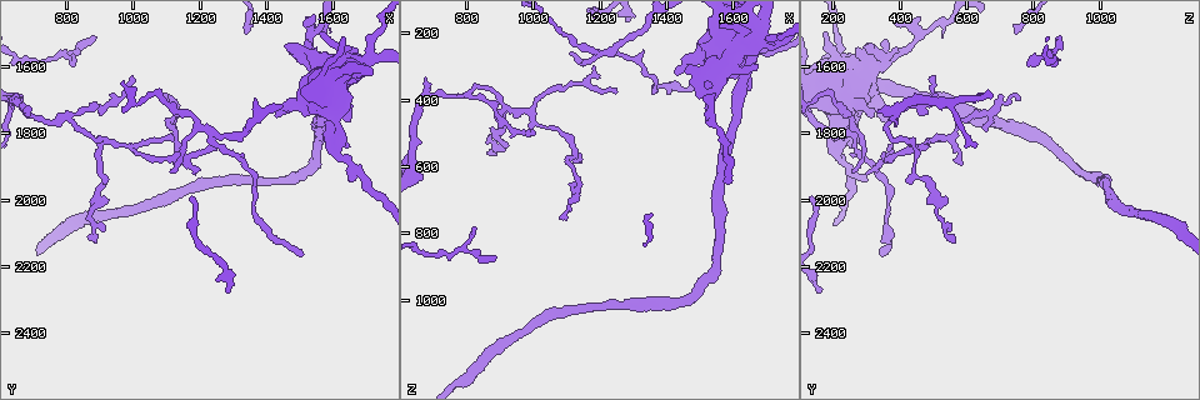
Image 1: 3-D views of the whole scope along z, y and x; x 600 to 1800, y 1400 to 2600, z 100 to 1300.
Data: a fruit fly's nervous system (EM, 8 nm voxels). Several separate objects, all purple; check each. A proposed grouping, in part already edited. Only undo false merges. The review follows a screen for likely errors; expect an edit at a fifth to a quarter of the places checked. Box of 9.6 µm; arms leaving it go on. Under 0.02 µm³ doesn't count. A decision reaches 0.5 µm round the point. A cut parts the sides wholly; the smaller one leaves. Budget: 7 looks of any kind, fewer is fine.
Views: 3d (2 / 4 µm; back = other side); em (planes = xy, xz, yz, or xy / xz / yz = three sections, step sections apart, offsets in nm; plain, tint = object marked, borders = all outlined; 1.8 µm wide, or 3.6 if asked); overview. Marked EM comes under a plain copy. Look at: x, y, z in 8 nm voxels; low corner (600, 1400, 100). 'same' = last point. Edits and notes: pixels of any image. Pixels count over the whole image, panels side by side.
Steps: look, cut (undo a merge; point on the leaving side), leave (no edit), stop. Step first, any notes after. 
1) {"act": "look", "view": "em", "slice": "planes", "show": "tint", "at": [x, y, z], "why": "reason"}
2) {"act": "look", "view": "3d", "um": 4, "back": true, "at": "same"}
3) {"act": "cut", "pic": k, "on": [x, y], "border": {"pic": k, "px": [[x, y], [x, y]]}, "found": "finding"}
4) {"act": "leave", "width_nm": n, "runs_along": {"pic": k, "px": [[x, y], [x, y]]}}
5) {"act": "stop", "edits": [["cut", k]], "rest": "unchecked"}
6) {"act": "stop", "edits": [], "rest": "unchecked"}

{"act": "look", "view": "3d", "um": 4, "at": [830, 1740, 390], "why": "branch point"}

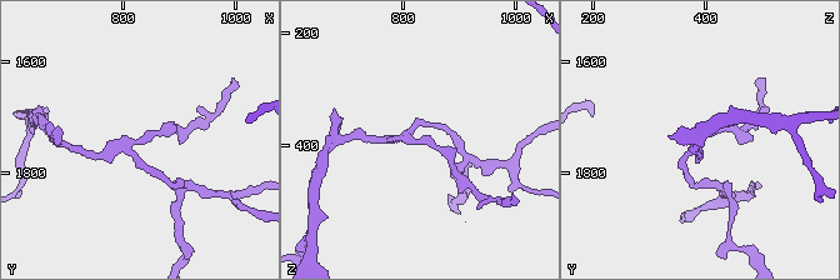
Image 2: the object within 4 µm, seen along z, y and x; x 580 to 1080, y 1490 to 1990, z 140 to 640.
{"act": "look", "view": "em", "slice": "xy", "step": 16, "show": "tint", "at": [820, 1745, 390], "arms": 3, "why": "now the EM"}

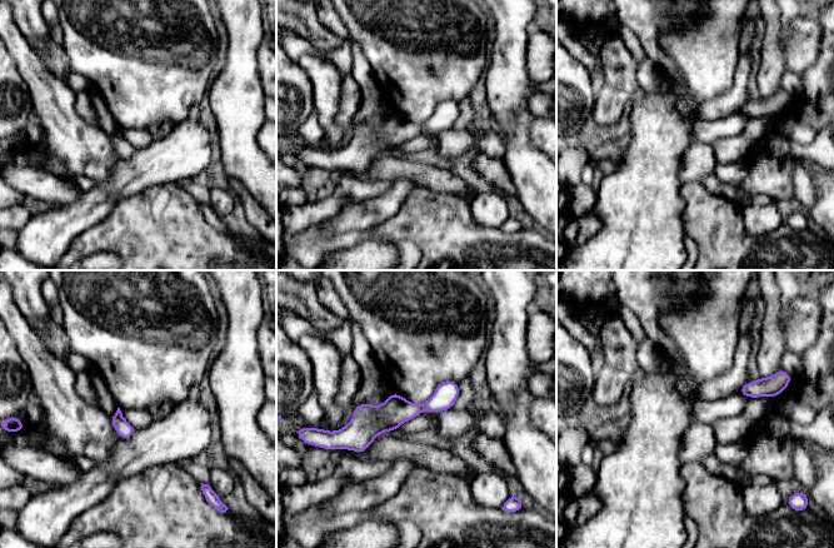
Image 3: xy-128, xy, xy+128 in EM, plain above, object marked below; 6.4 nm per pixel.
{"act": "look", "view": "em", "slice": "planes", "show": "tint", "at": "same"}

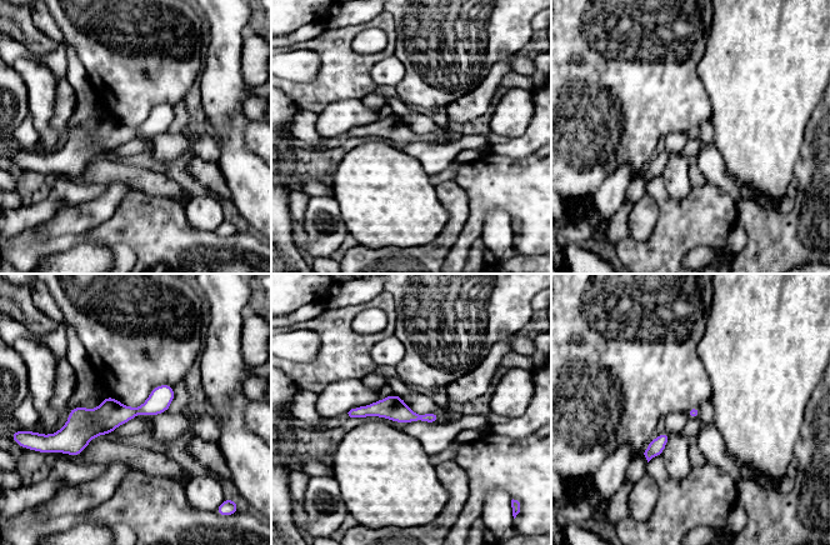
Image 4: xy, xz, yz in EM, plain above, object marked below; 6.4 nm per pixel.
{"act": "leave", "width_nm": 70, "found": "continuous, no second neuron"}

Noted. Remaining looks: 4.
{"act": "look", "view": "em", "slice": "planes", "show": "tint", "at": [1530, 1580, 350], "why": "abrupt turn"}

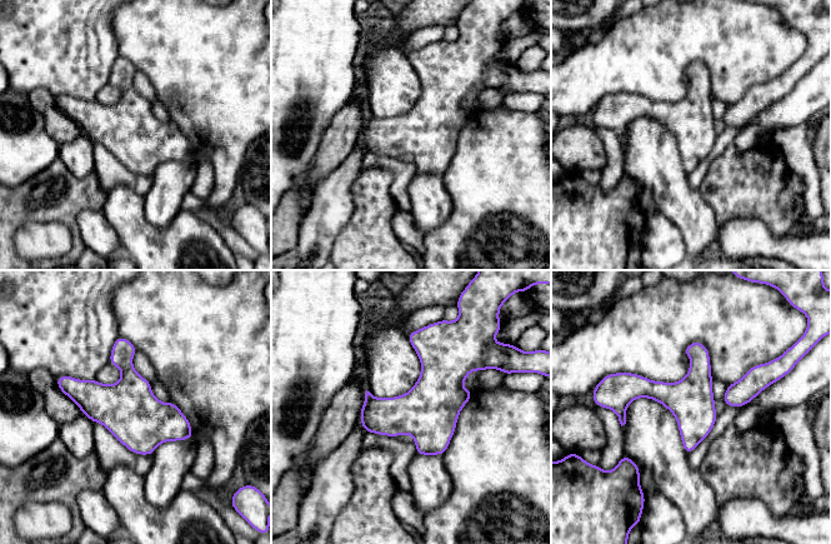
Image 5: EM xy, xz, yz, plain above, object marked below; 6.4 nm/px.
{"act": "leave", "found": "continuous, no second neuron"}

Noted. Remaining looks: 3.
{"act": "look", "view": "3d", "um": 4, "at": [1710, 1570, 220], "why": "abrupt turn"}

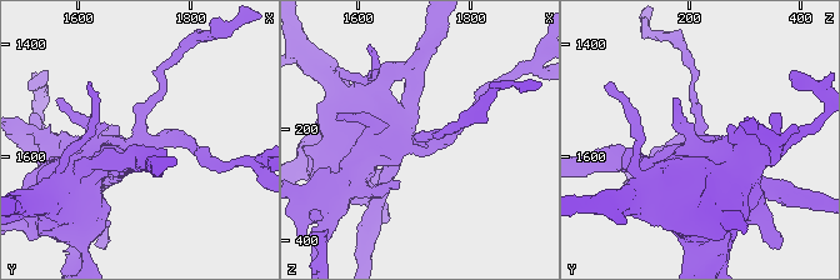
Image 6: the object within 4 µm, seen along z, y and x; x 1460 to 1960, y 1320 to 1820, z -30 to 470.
{"act": "look", "view": "em", "um": 3.6, "slice": "planes", "show": "tint", "at": [1705, 1570, 220]}

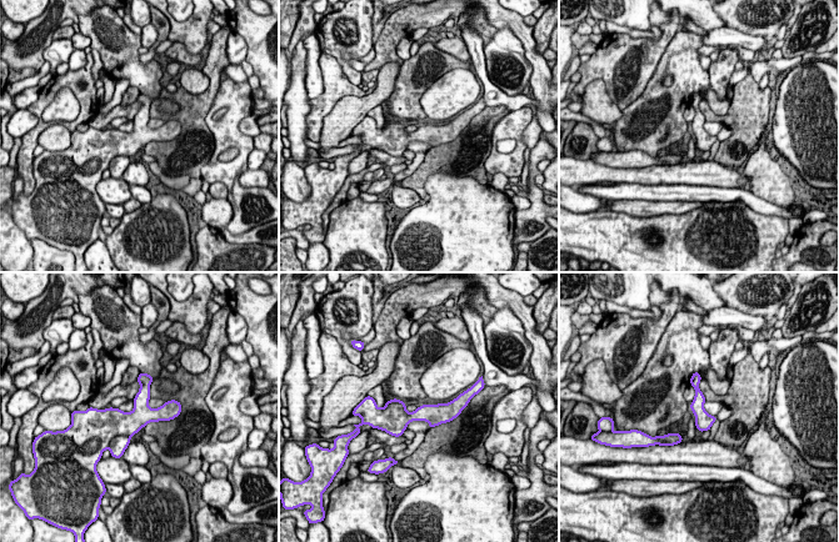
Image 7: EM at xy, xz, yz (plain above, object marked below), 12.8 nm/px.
{"act": "cut", "pic": 7, "on": [118, 445], "width_nm": 240, "border": {"pic": 7, "px": [[129, 436], [115, 436], [109, 443]]}, "found": "two neurons meet here"}

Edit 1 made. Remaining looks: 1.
{"act": "stop", "edits": [["cut", 7]], "rest": "unchecked"}

